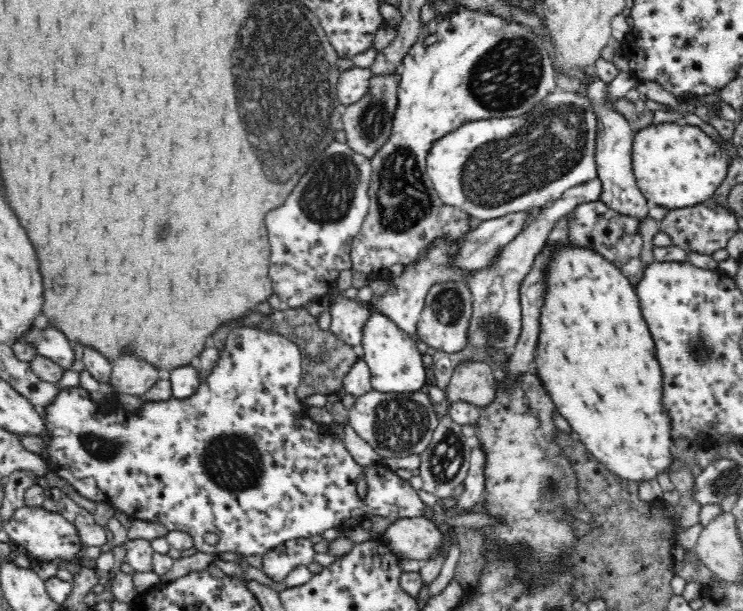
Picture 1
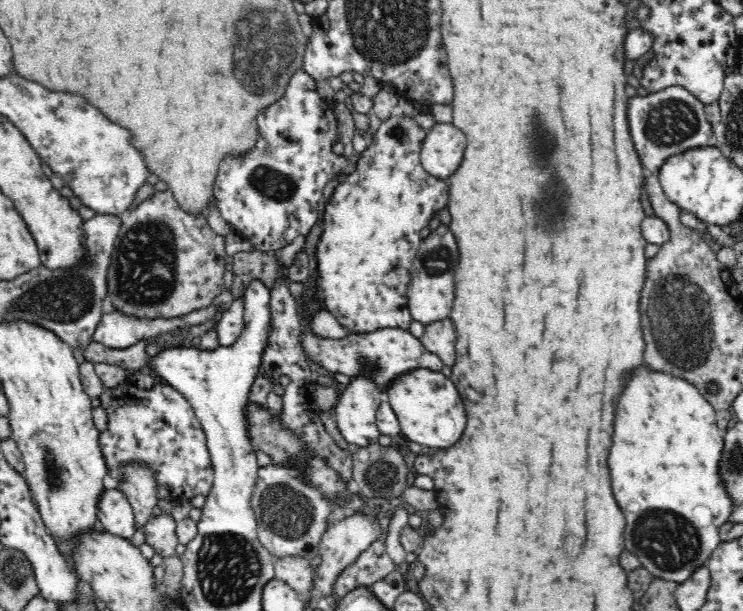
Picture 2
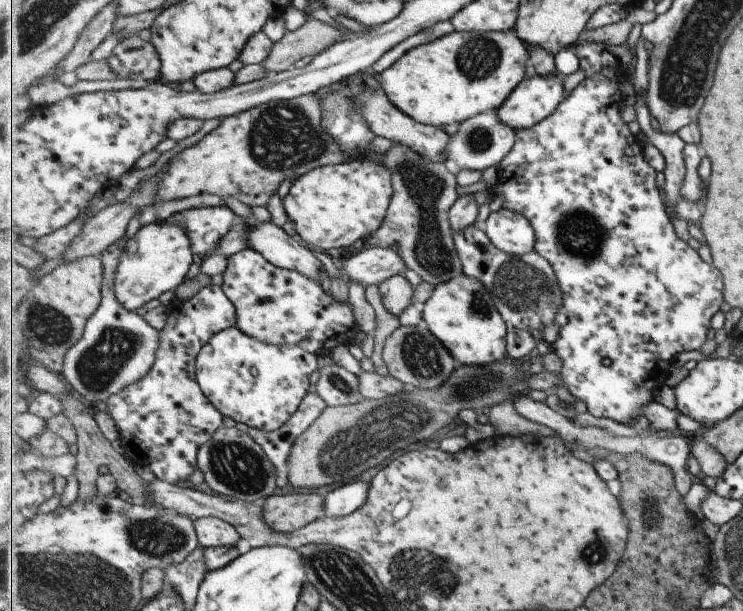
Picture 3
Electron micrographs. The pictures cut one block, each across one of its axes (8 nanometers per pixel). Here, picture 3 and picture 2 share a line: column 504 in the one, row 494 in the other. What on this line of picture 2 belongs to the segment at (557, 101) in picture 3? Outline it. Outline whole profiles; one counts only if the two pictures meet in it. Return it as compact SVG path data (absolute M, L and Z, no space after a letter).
M117 488L104 490L100 500L98 518L104 531L123 538L132 540L136 532L136 517L130 502Z

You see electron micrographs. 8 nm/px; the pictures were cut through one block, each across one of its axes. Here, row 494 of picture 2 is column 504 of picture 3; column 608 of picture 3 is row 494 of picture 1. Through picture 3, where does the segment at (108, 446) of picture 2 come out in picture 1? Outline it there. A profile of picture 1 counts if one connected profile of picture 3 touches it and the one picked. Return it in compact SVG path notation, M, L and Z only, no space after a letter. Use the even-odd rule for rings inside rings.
M234 326L226 337L225 347L220 351L217 364L210 375L201 380L196 392L189 397L170 397L169 400L146 400L140 410L125 410L119 405L116 397L108 400L92 400L86 388L72 387L62 389L56 397L55 404L50 409L42 411L46 420L46 436L50 443L43 450L41 456L48 464L50 470L58 472L60 478L72 484L82 498L95 502L104 502L112 508L118 508L130 518L157 522L163 524L169 531L179 530L192 537L193 546L206 554L221 554L234 552L239 556L251 554L266 554L269 550L278 547L288 540L298 537L310 538L316 534L322 535L328 528L339 530L353 529L360 525L362 520L370 519L372 515L394 517L396 519L423 516L426 514L426 505L419 497L409 480L400 478L391 469L375 464L373 466L360 466L348 453L340 436L333 434L329 427L318 424L310 418L309 410L302 410L304 404L298 397L297 388L301 381L302 353L300 347L282 335L282 333L269 329L258 329L250 326ZM211 534L218 535L218 544L208 544L206 539Z

